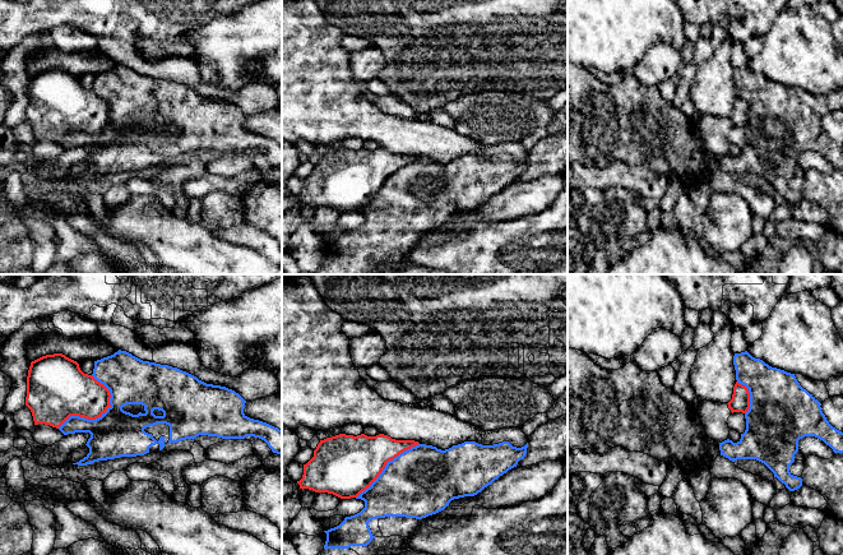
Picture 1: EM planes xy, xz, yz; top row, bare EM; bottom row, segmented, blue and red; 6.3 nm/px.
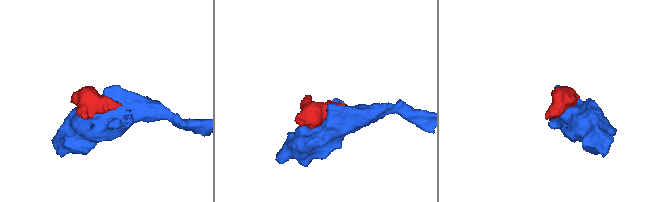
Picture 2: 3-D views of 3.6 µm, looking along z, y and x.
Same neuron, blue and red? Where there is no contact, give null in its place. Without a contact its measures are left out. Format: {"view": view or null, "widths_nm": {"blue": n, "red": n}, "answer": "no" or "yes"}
{"view": "xy", "widths_nm": {"blue": 300, "red": 320}, "answer": "no"}

